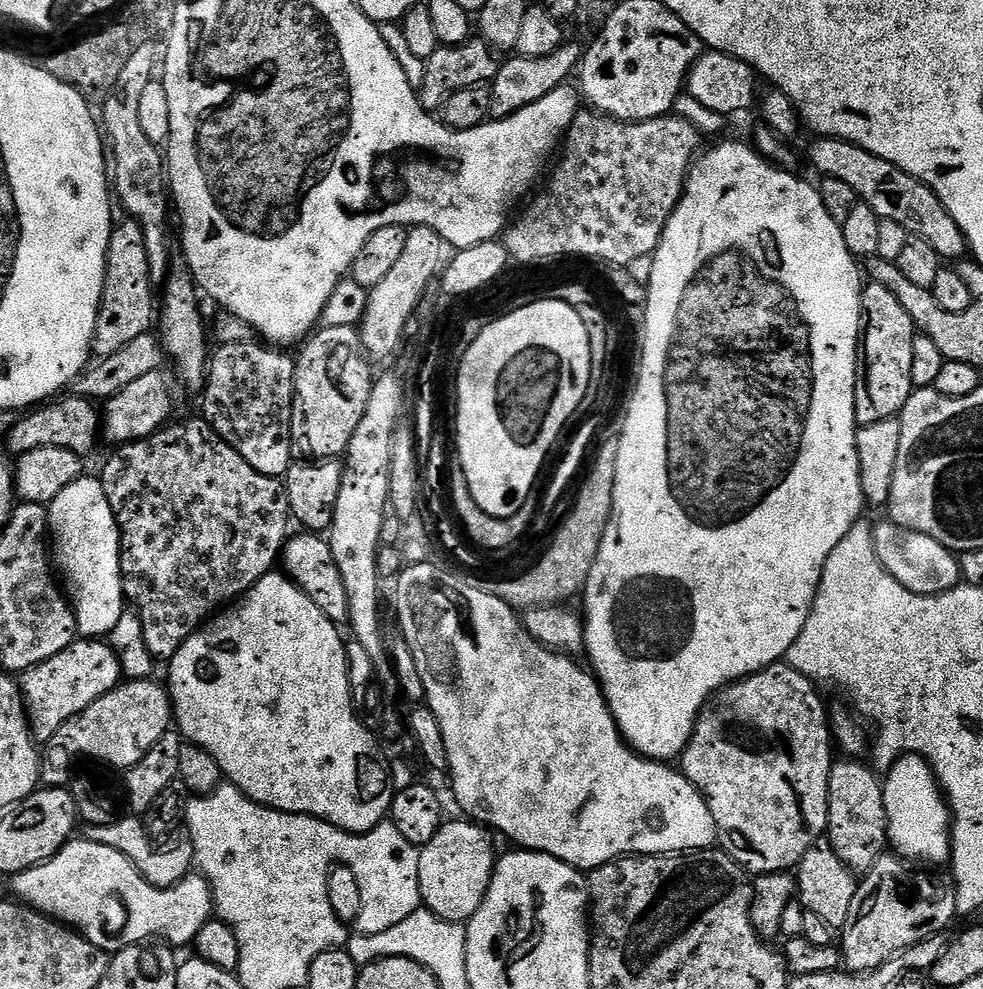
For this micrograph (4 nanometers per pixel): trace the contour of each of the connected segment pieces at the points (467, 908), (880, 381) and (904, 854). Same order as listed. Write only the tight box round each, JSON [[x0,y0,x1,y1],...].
[[418,818,498,922],[856,282,918,426],[882,755,952,862]]

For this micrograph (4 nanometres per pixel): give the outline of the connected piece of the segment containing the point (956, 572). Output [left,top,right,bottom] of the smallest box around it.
[874,522,961,596]

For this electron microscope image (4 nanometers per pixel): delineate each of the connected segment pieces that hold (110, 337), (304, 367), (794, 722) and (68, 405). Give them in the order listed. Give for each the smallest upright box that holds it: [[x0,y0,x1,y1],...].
[[92,218,158,358],[292,325,374,462],[682,662,834,873],[6,394,102,458]]

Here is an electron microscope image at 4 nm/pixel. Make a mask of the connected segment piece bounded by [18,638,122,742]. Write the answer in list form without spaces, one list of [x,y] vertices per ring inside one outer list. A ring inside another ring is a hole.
[[[77,638],[66,650],[54,654],[54,658],[46,658],[46,662],[27,668],[18,683],[33,740],[47,742],[54,738],[62,722],[70,722],[74,714],[82,714],[90,702],[102,698],[102,694],[115,688],[121,680],[120,663],[114,650],[100,638]]]

